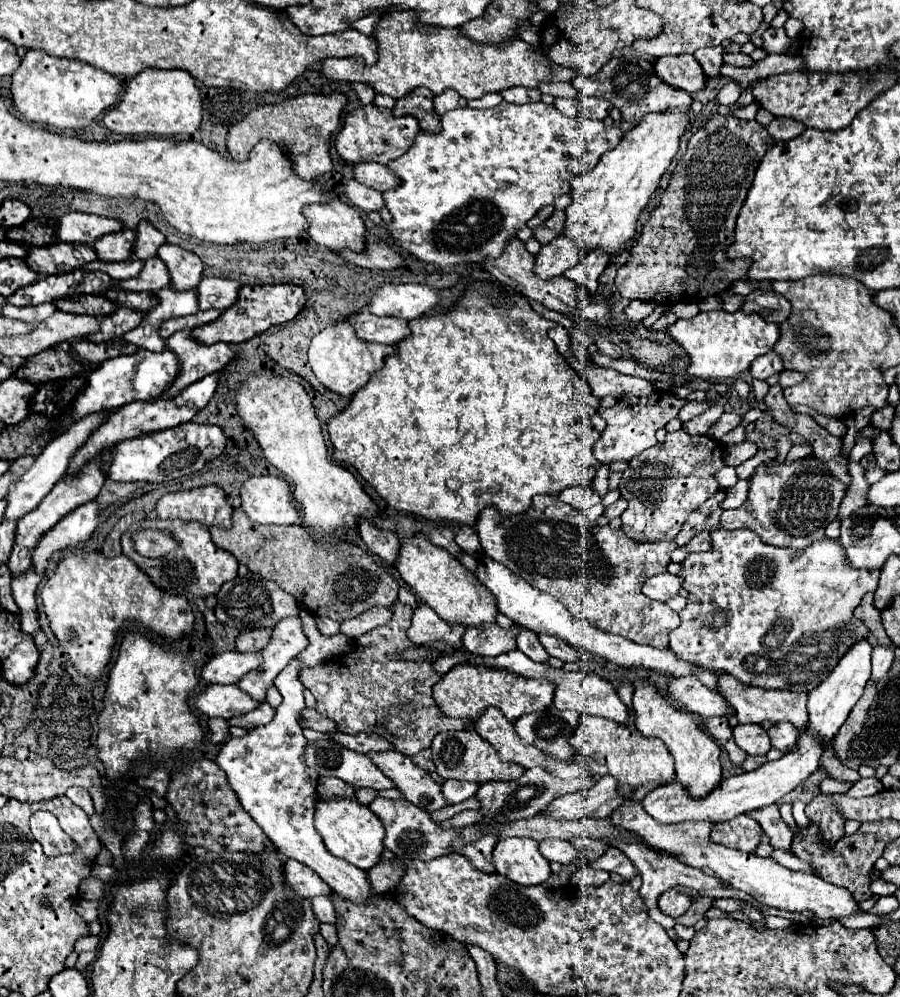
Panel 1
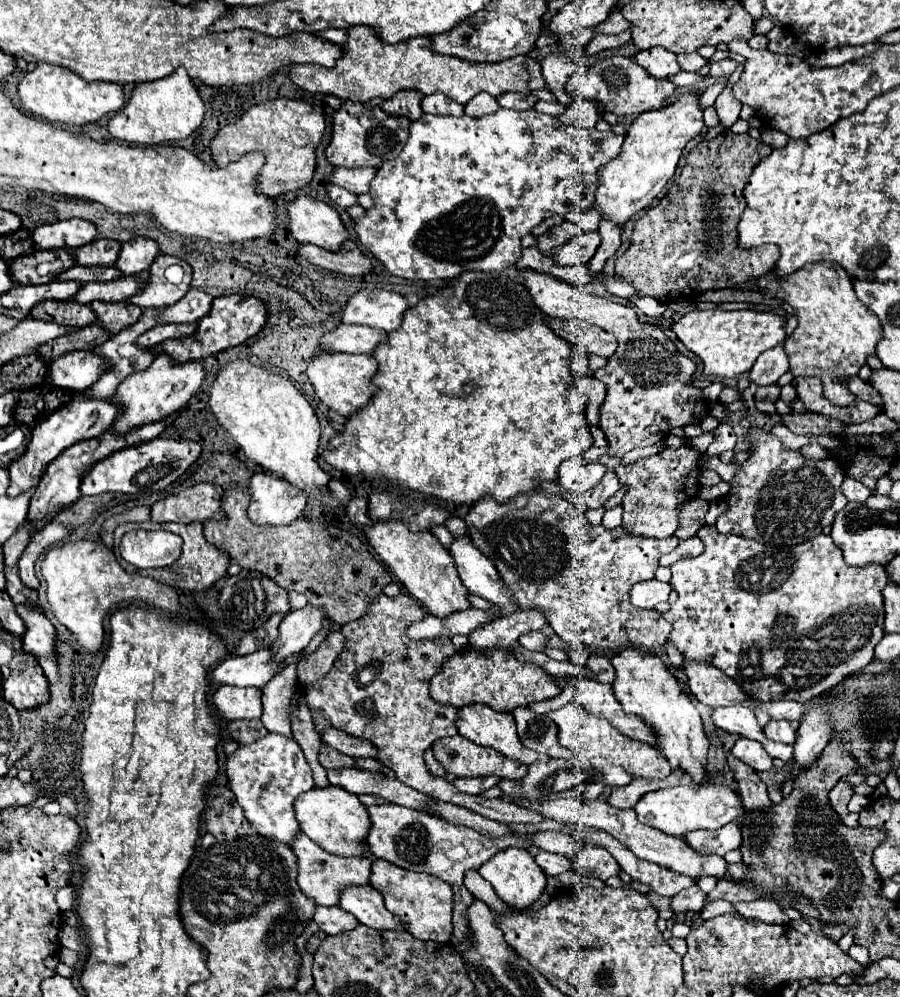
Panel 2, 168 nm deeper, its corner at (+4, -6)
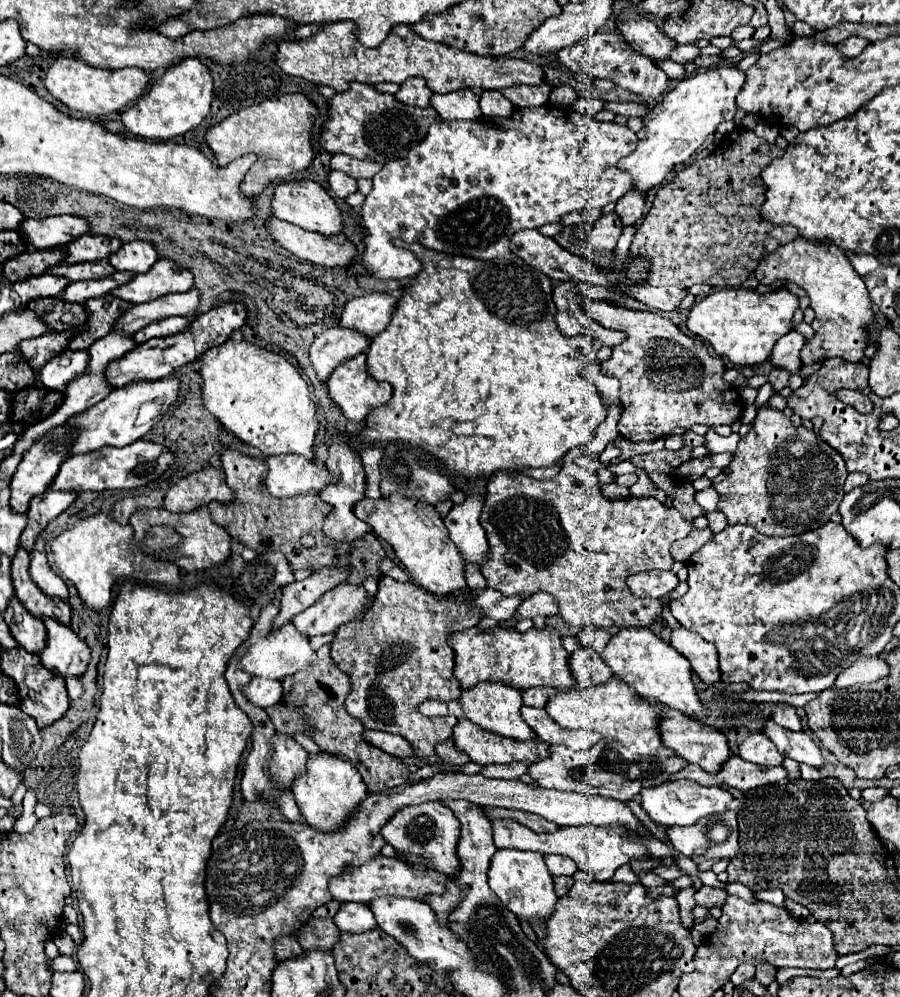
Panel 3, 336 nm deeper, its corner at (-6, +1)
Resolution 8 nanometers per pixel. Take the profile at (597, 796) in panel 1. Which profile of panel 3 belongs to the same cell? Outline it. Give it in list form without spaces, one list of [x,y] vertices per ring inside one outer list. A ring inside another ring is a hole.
[[[732,756],[718,774],[708,774],[696,764],[688,764],[686,768],[682,768],[680,774],[682,776],[676,776],[676,778],[696,780],[702,786],[728,786],[738,790],[752,790],[758,786],[776,784],[778,780],[788,778],[788,772],[784,766],[764,768],[760,764],[740,760],[738,756]]]

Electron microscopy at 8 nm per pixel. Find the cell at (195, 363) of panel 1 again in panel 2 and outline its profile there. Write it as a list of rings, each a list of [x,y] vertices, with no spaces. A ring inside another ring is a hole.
[[[166,353],[156,355],[154,363],[146,371],[138,371],[118,385],[114,399],[118,399],[118,403],[126,407],[126,415],[122,415],[122,419],[114,423],[112,429],[130,431],[130,427],[154,423],[158,419],[164,419],[166,415],[172,415],[174,411],[182,409],[188,403],[188,399],[200,391],[204,379],[206,379],[206,373],[204,373],[202,361],[174,363],[172,357]]]

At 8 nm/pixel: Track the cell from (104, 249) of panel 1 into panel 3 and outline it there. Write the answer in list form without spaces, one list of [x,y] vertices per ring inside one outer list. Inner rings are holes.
[[[84,234],[78,240],[72,240],[70,244],[66,244],[66,262],[68,264],[76,264],[76,262],[96,262],[96,260],[108,258],[120,246],[122,246],[122,242],[118,238]]]

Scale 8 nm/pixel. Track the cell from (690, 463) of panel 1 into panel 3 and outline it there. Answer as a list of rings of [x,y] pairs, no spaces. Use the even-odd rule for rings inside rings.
[[[684,446],[680,450],[660,450],[660,452],[650,452],[650,454],[642,454],[642,456],[634,456],[632,462],[642,468],[642,470],[658,470],[664,474],[672,474],[672,470],[676,466],[680,466],[682,462],[690,460],[690,448]]]

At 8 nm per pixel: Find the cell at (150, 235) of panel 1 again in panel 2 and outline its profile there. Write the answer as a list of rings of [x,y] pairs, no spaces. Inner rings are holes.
[[[134,237],[126,243],[122,243],[122,251],[118,255],[116,267],[124,275],[136,275],[144,269],[148,269],[158,255],[158,243],[148,237]]]

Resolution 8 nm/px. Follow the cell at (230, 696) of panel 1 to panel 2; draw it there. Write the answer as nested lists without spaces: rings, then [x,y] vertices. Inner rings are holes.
[[[222,685],[214,697],[212,703],[220,711],[220,715],[228,721],[234,719],[260,719],[262,715],[262,703],[260,703],[260,689],[254,687],[230,687]]]

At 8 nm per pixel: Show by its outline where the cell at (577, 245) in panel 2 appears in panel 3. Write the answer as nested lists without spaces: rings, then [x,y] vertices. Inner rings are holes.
[[[610,212],[610,214],[600,216],[598,222],[594,222],[594,226],[588,234],[588,242],[596,250],[614,250],[620,234],[622,234],[622,222],[616,216],[616,212]]]

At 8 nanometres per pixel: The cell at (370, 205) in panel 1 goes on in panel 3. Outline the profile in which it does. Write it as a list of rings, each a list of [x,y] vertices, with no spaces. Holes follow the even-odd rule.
[[[332,170],[328,174],[328,184],[330,184],[330,190],[338,196],[338,198],[346,198],[350,194],[354,194],[358,190],[356,186],[356,180],[344,172],[336,172]]]

